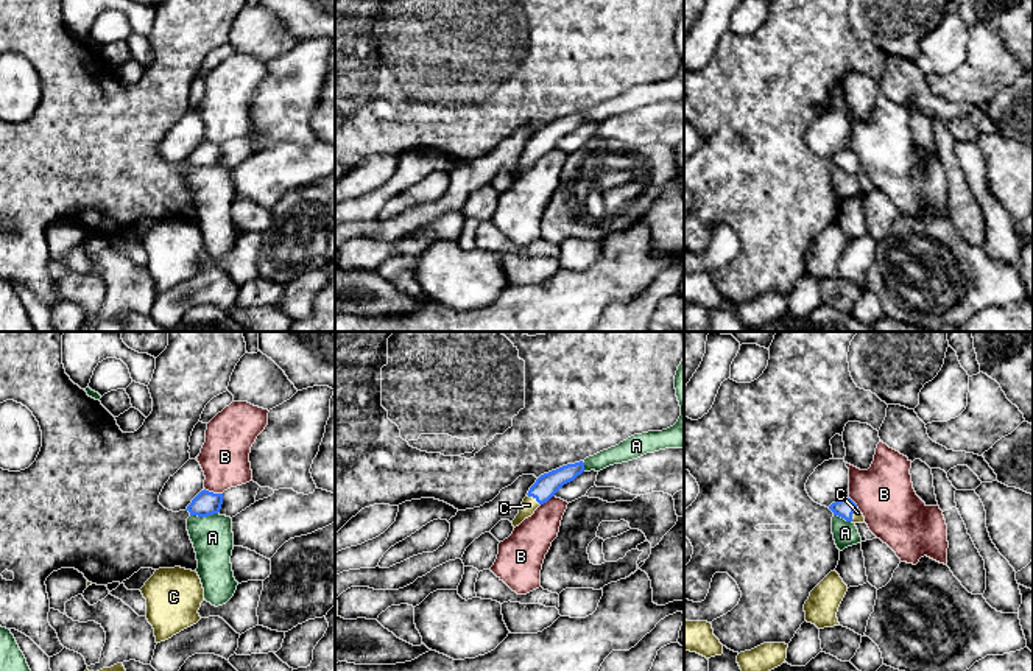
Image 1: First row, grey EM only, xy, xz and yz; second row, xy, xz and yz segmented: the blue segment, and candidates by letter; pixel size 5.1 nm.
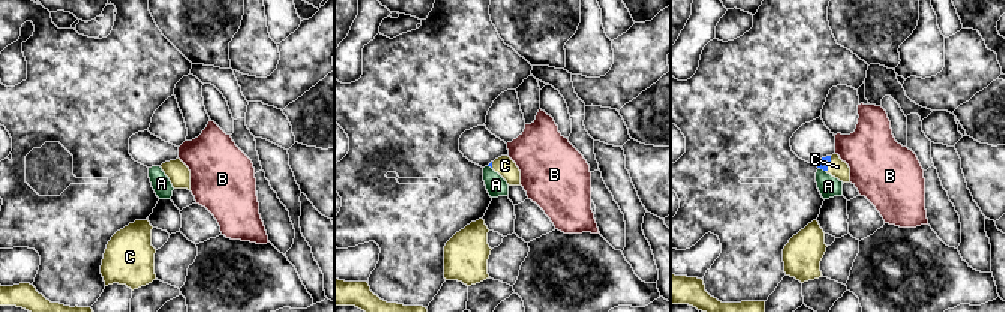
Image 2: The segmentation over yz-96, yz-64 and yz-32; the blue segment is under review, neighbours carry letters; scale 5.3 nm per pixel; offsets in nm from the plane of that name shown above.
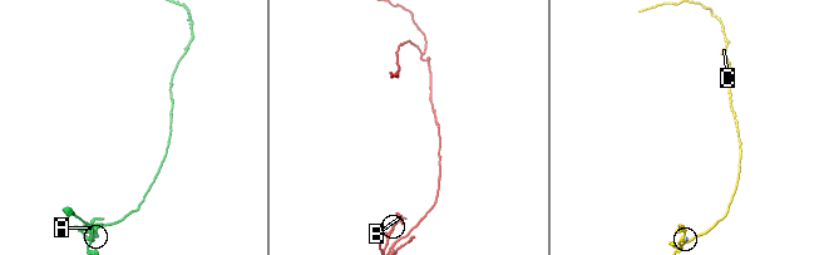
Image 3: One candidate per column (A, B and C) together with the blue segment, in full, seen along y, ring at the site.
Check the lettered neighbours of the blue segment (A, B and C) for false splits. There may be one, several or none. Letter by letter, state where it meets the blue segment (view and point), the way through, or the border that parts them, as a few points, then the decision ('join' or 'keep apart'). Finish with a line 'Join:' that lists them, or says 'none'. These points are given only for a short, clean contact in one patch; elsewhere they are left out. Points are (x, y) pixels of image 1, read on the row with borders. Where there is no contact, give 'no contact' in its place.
A: contact xy (203, 516); keep apart
B: contact xy (212, 492); keep apart
C: contact xz (533, 497); way xz (547, 484), (533, 497), (528, 505); join
Join: C

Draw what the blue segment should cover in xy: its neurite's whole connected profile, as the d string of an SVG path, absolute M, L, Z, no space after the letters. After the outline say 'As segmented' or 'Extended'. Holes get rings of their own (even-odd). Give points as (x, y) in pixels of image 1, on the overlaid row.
M204 489L192 500L185 511L189 511L190 515L207 517L218 514L221 504L223 494L213 494Z. As segmented

